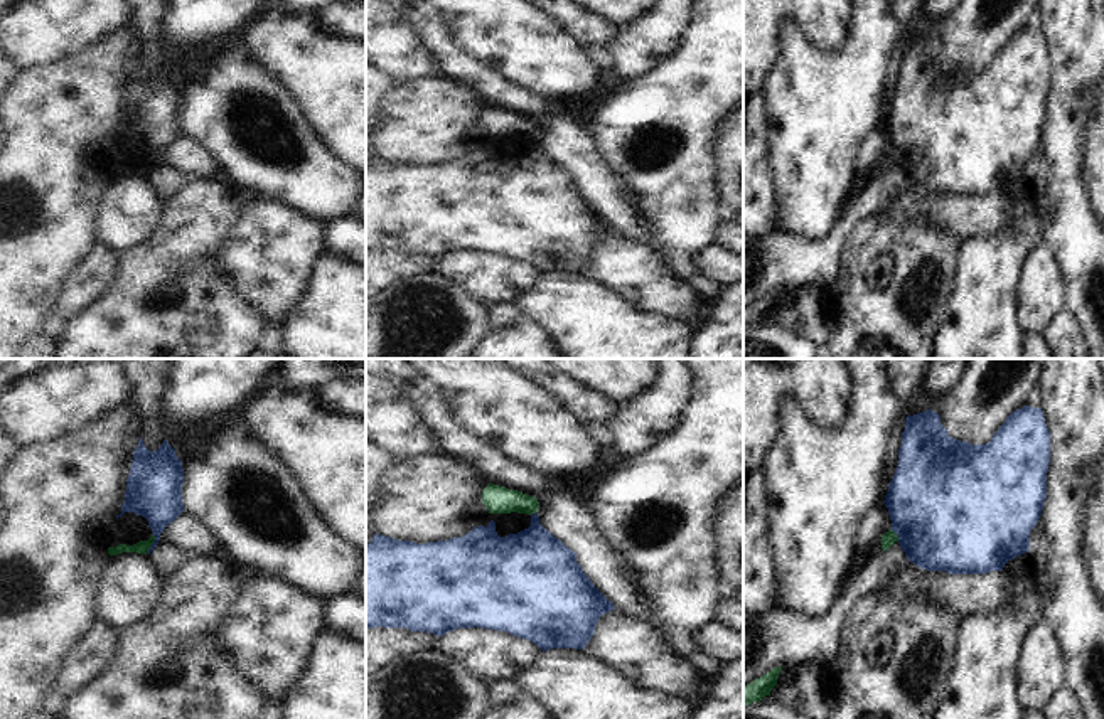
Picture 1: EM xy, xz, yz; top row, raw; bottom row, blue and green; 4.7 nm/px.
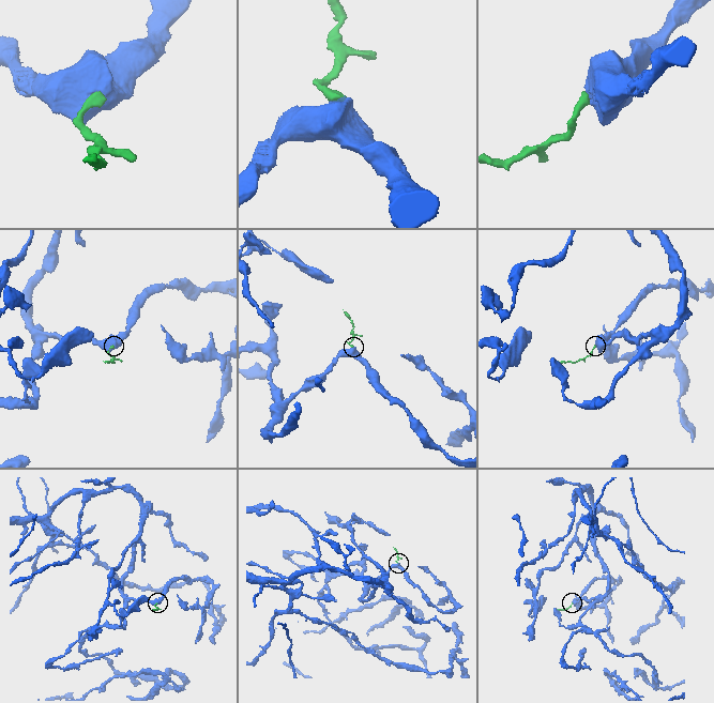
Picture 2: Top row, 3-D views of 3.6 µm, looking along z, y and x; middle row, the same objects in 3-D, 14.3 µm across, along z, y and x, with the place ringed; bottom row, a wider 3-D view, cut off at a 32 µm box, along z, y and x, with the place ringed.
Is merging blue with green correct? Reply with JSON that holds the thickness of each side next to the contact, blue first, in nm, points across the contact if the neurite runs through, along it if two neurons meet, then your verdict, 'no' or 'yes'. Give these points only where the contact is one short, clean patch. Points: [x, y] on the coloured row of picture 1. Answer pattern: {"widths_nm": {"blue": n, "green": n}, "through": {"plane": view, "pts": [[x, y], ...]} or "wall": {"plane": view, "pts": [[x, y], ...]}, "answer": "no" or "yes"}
{"widths_nm": {"blue": 260, "green": 60}, "wall": {"plane": "xy", "pts": [[154, 534], [154, 543], [145, 553]]}, "answer": "no"}

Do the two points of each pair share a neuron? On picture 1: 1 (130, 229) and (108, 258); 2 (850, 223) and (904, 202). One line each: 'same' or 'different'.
1: different
2: different

